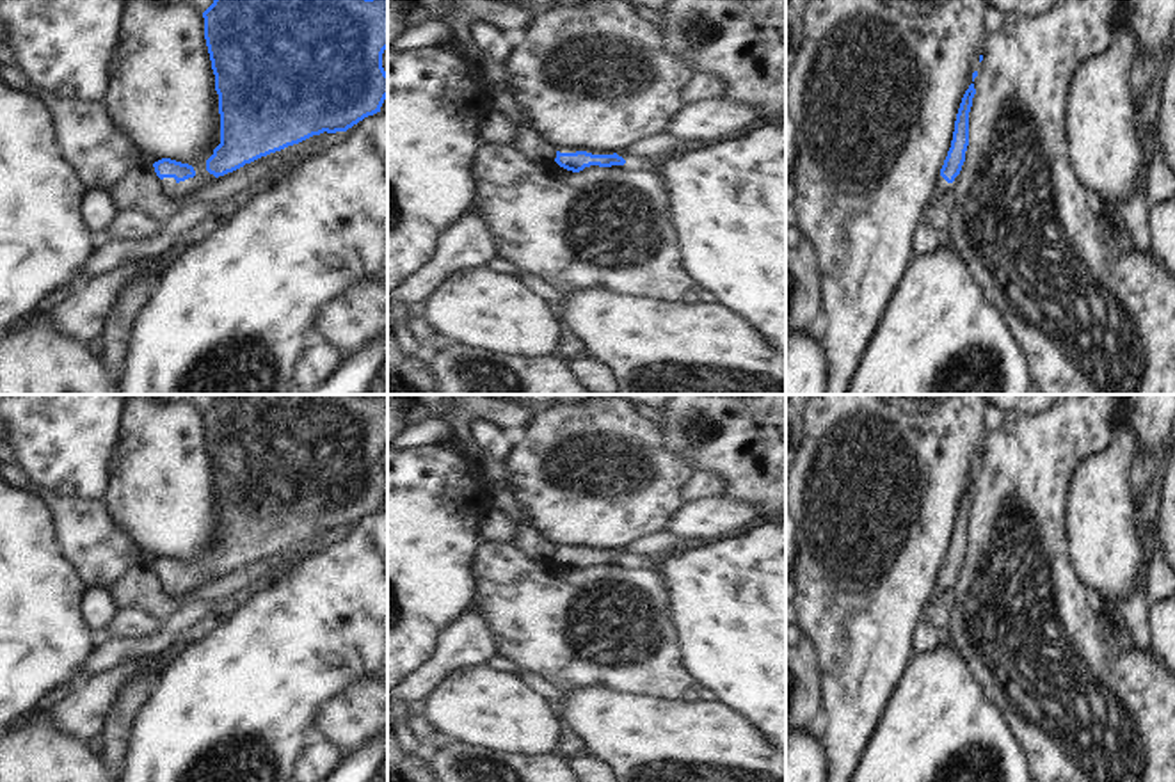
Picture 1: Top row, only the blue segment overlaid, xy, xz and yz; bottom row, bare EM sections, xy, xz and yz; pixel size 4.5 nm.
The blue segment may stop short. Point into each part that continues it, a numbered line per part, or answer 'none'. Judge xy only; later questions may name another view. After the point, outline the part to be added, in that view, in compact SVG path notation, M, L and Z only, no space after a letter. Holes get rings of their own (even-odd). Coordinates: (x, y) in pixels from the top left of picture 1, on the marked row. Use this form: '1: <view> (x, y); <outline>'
1: xy (171, 189); M167 178L158 180L158 190L171 199L180 199L187 196L194 188L194 185L196 185L194 178L188 178L180 183L167 180Z

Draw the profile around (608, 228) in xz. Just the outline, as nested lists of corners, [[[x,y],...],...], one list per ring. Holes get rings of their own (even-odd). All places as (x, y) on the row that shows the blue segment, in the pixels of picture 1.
[[[482,142],[475,162],[473,208],[494,236],[496,254],[526,274],[544,279],[562,293],[603,288],[643,300],[681,300],[695,283],[681,265],[674,227],[668,222],[668,203],[656,172],[640,165],[590,165],[580,172],[567,171],[556,162],[533,164],[514,146]]]

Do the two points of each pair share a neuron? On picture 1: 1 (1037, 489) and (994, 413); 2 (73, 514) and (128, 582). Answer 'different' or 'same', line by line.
1: different
2: different

